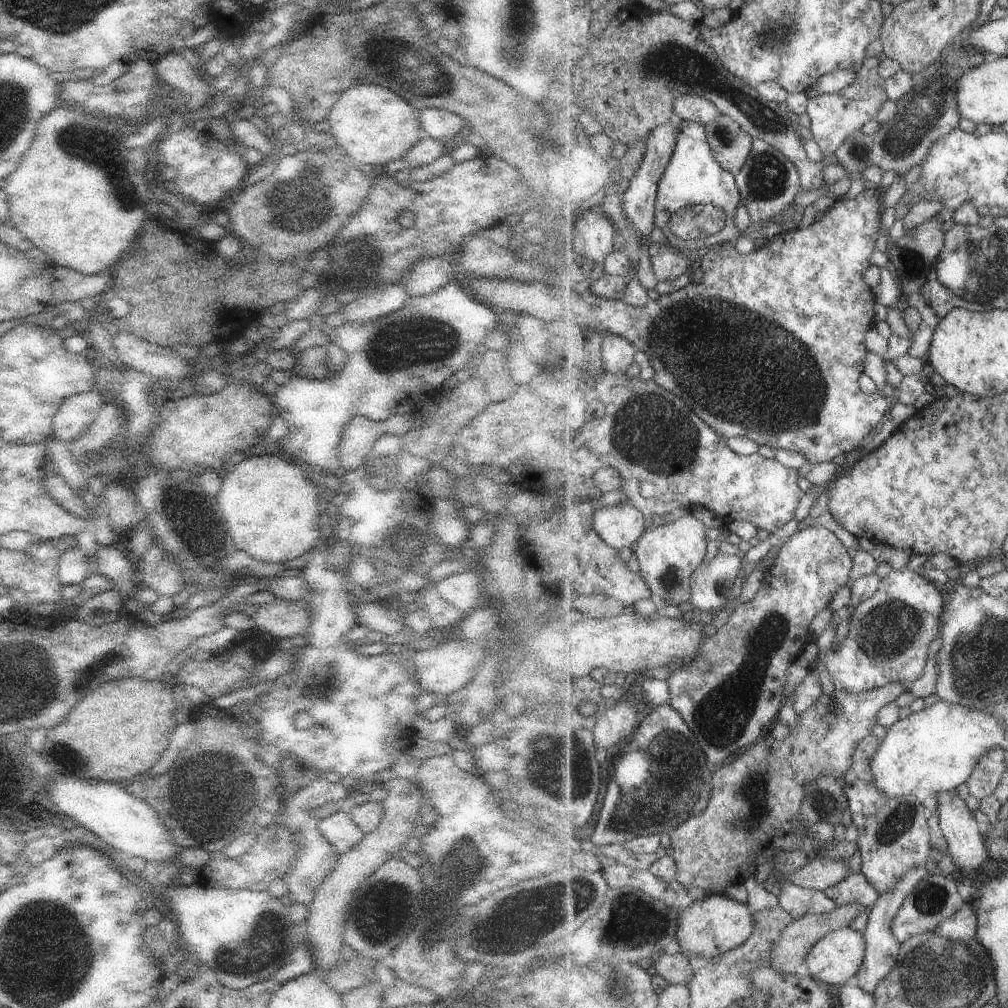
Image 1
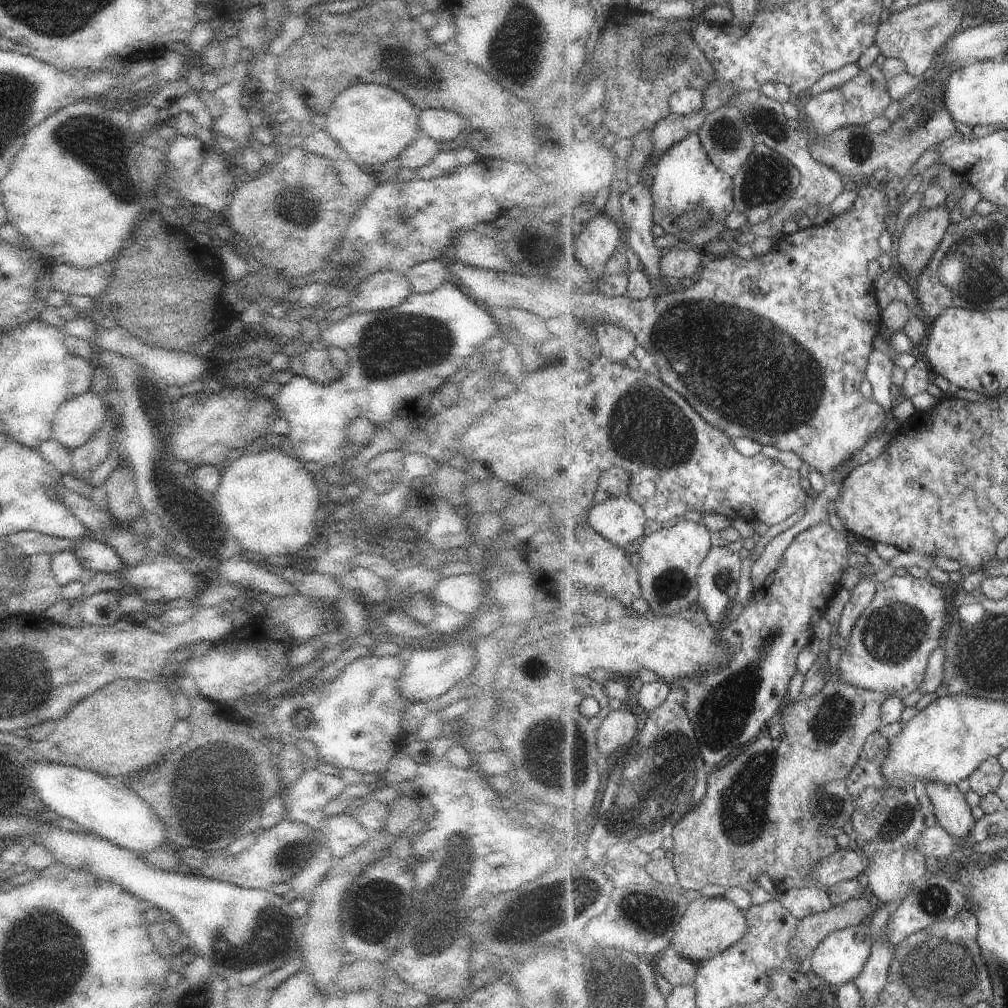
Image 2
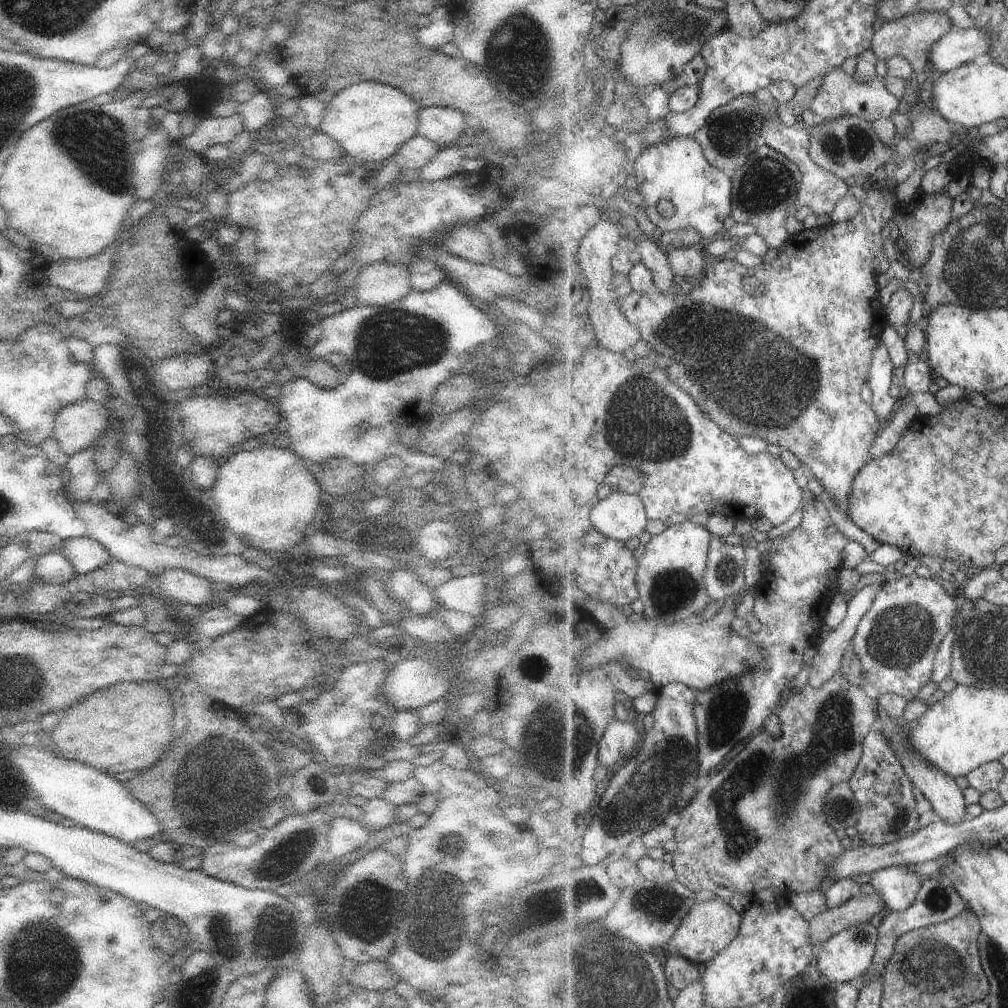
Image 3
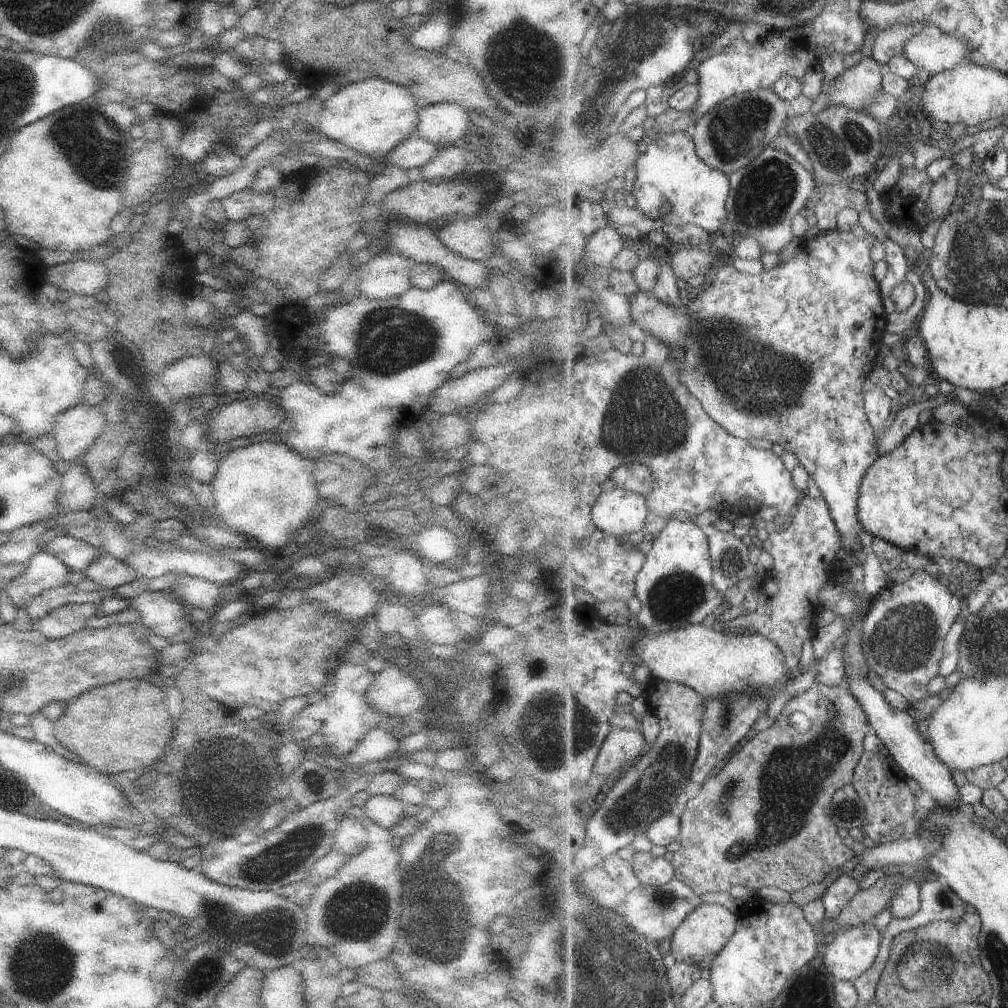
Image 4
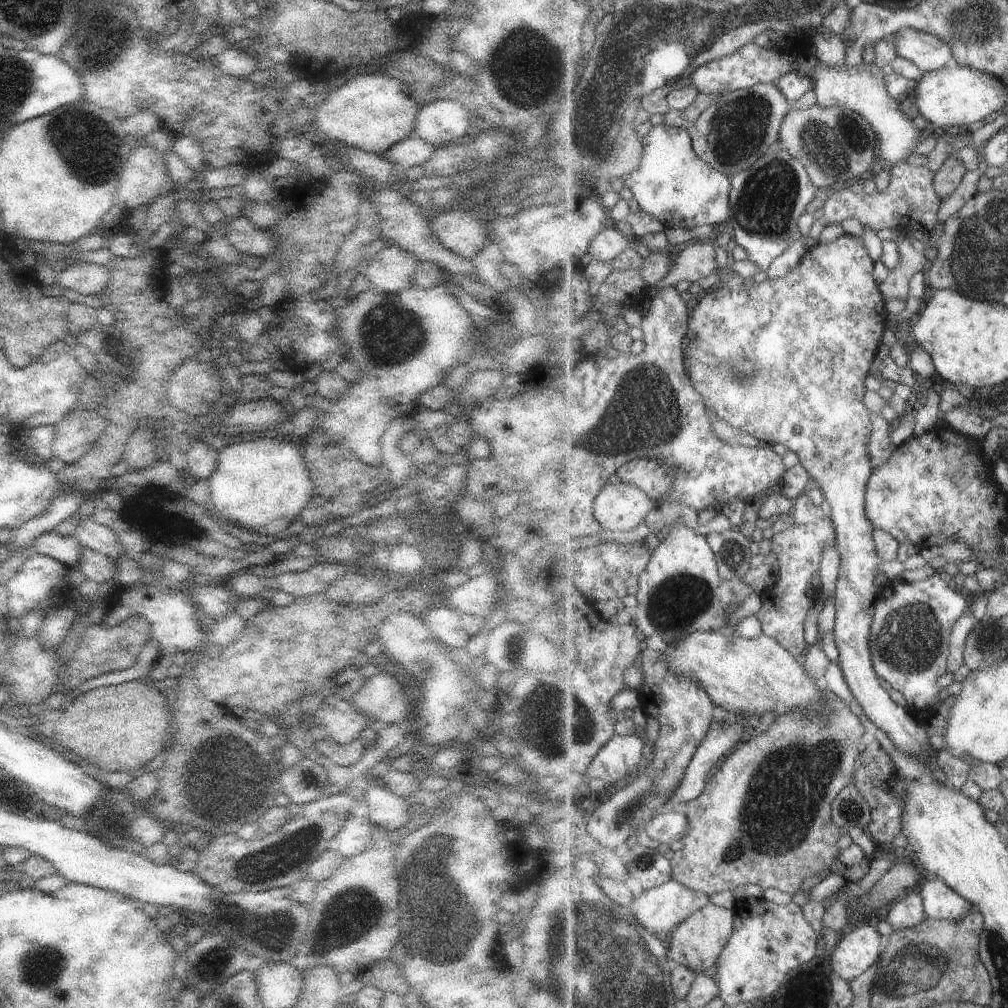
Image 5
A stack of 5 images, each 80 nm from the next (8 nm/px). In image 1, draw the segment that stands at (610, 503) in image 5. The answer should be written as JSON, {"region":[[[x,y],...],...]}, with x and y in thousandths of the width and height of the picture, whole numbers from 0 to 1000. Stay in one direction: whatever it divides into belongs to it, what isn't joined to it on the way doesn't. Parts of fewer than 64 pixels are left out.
{"region":[[[621,496],[590,509],[588,523],[594,533],[612,546],[625,544],[641,528],[641,515]]]}

